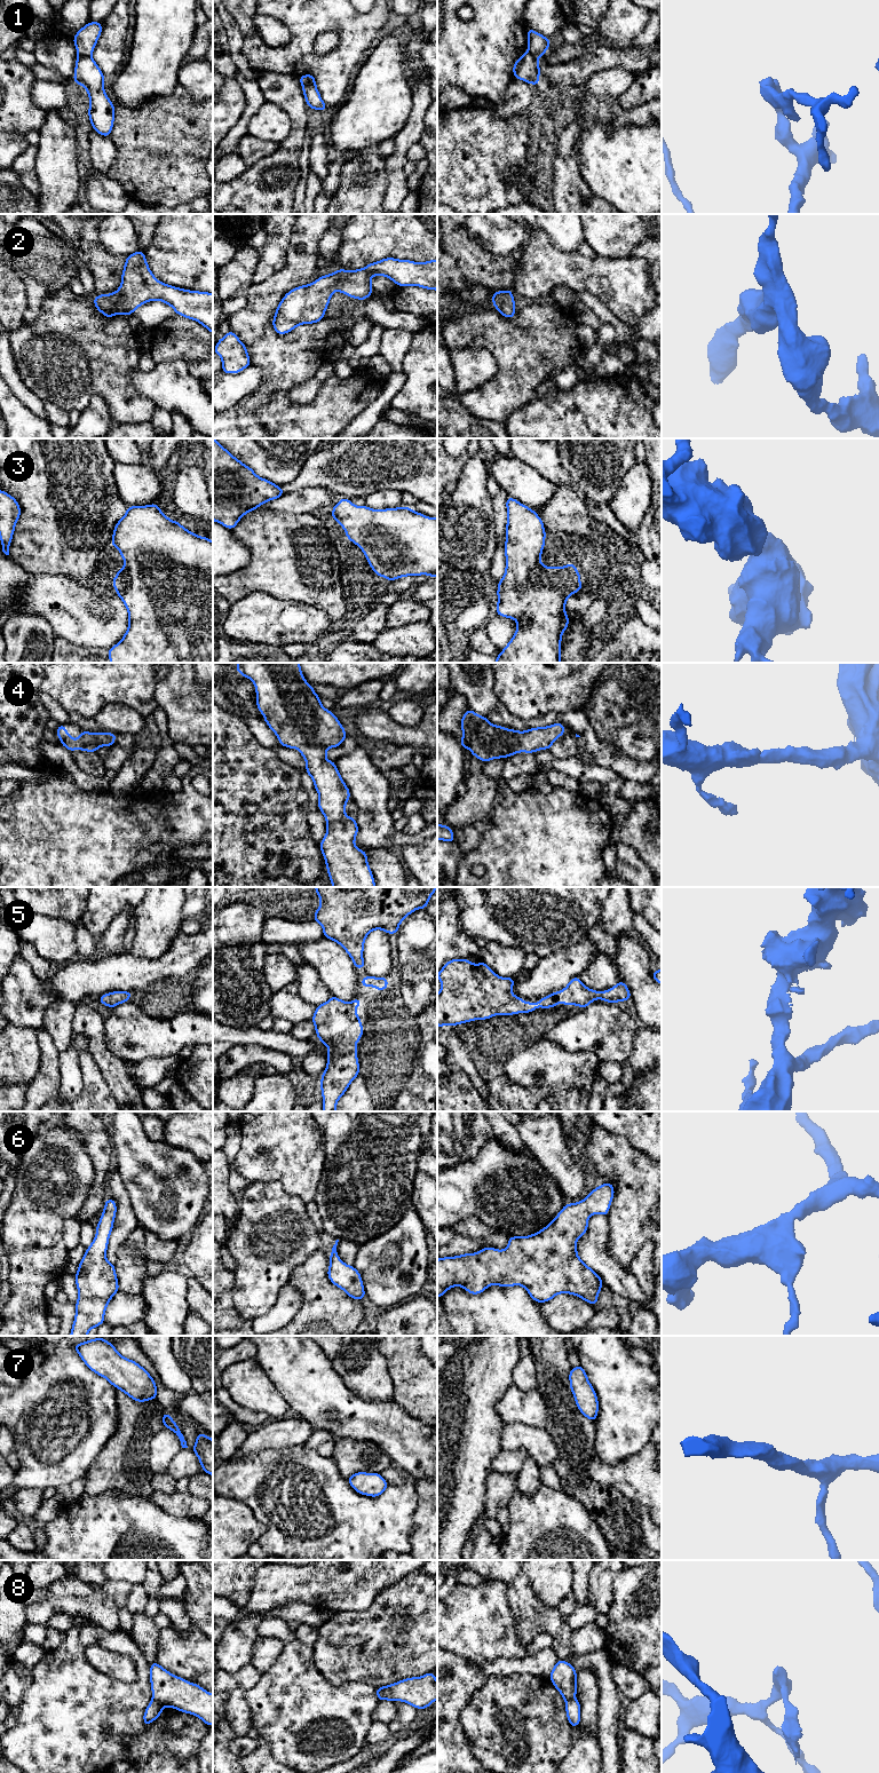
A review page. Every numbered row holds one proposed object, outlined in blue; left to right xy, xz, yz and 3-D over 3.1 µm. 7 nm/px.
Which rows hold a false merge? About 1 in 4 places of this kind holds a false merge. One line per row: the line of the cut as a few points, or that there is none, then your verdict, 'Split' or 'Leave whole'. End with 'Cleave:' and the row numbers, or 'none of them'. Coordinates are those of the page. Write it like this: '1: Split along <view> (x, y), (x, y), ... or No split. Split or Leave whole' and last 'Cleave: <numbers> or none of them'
1: Split along xy (78, 54), (90, 56). Split
2: No split. Leave whole
3: No split. Leave whole
4: No split. Leave whole
5: No split. Leave whole
6: No split. Leave whole
7: No split. Leave whole
8: Split along xy (152, 1698), (164, 1706). Split
Cleave: 1, 8

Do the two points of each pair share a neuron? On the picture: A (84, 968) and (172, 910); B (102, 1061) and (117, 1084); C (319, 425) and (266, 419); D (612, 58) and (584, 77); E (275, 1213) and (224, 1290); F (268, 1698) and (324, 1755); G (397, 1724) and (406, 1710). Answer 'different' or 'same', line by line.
A: different
B: same
C: same
D: same
E: different
F: same
G: same

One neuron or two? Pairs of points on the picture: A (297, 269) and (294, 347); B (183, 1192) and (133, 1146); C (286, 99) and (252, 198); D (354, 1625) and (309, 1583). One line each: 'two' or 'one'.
A: one
B: one
C: one
D: two

